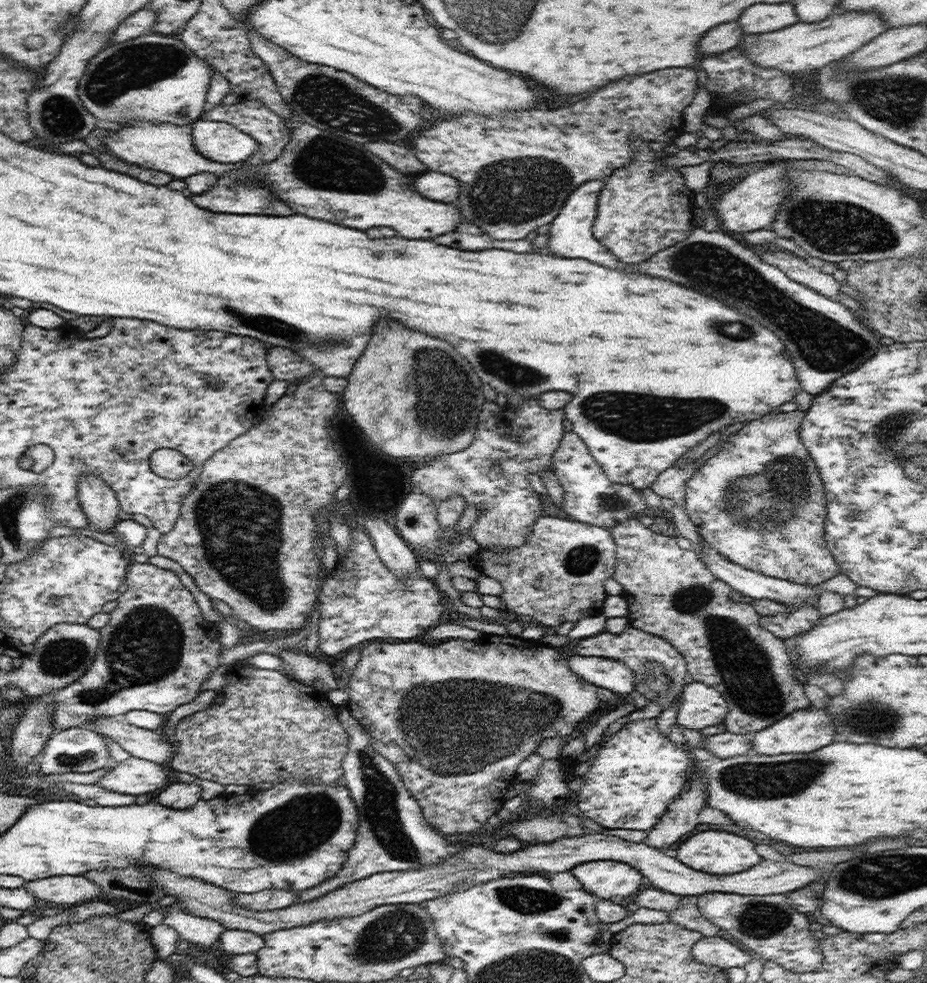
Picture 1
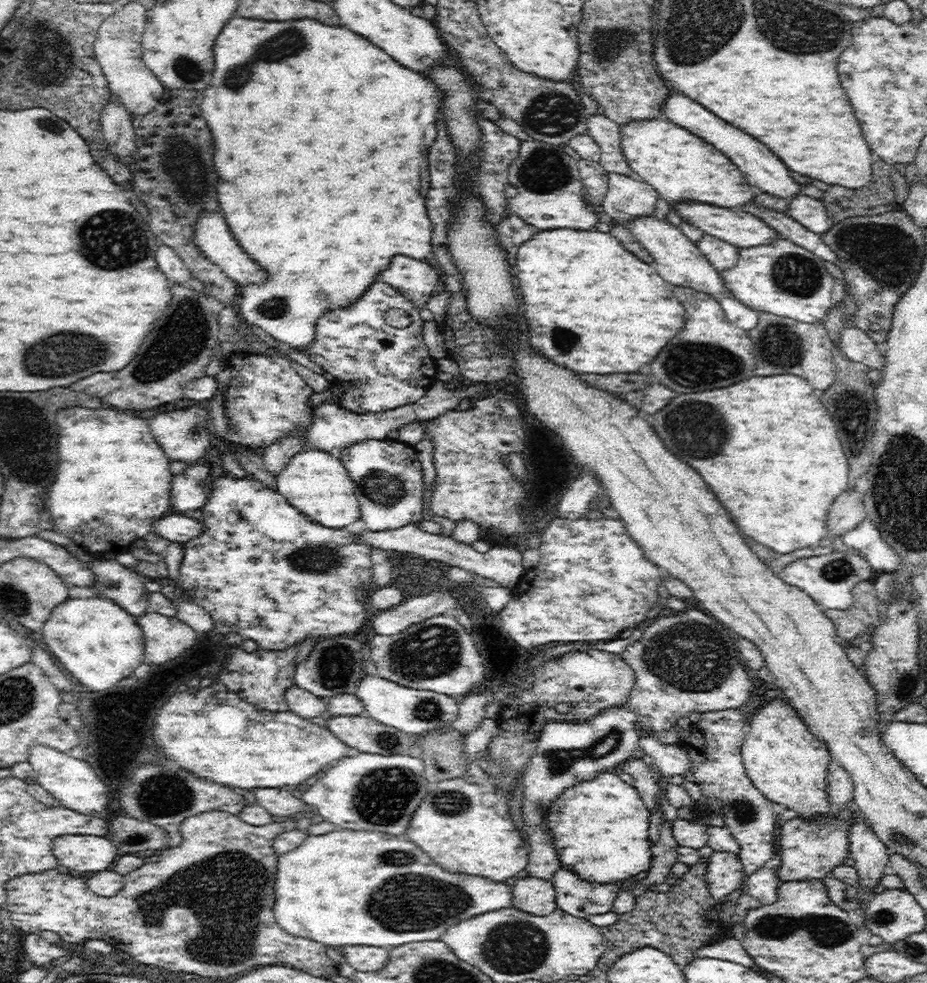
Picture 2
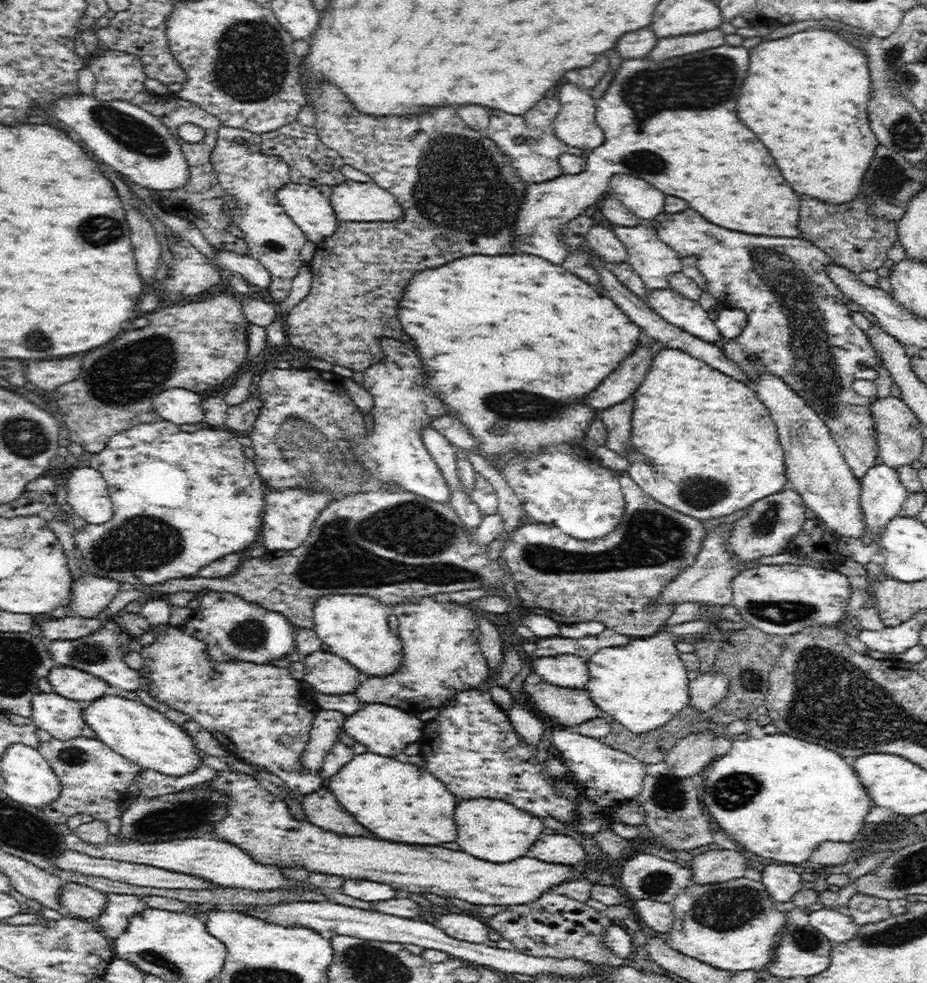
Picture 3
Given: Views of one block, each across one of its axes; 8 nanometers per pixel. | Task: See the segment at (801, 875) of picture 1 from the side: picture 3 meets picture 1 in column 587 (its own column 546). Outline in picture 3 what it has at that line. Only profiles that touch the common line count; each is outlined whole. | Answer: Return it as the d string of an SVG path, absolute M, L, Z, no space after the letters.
M548 834L548 836L540 836L534 844L534 848L530 848L530 854L538 860L544 862L554 862L554 864L568 864L574 866L580 860L584 860L584 848L580 846L581 842L576 842L570 836L562 836L562 834Z

